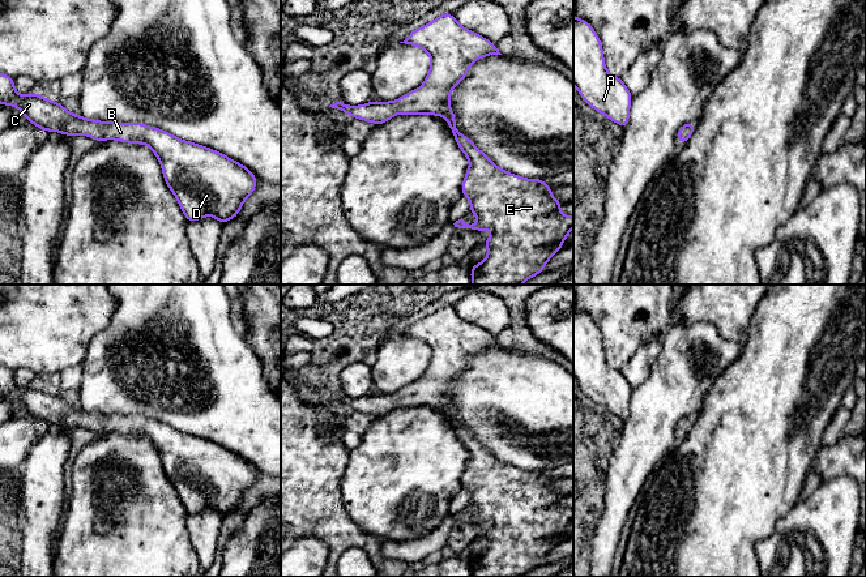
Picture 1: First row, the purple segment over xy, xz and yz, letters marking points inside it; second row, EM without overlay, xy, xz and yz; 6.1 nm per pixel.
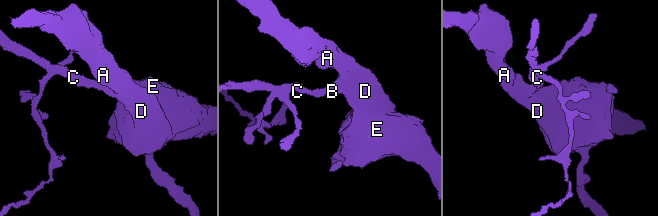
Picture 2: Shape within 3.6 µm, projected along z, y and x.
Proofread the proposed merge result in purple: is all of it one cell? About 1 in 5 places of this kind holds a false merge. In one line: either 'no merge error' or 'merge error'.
no merge error

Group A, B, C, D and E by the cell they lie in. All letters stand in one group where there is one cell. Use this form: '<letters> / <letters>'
A B C D E

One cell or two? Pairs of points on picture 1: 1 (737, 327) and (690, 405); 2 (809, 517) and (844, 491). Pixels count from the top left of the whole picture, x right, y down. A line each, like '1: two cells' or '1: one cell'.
1: two cells
2: one cell

